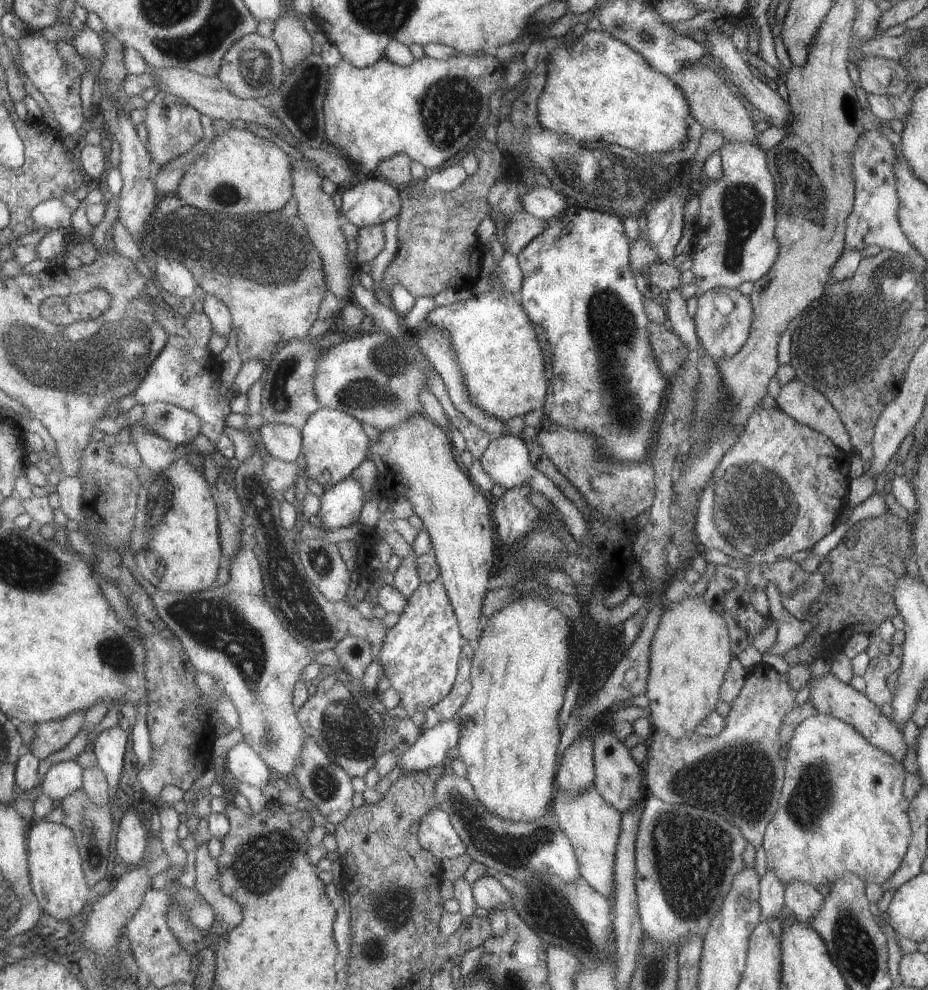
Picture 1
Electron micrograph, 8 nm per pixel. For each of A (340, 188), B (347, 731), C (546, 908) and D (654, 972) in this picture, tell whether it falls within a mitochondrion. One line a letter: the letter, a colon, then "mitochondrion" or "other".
A: other
B: mitochondrion
C: mitochondrion
D: mitochondrion

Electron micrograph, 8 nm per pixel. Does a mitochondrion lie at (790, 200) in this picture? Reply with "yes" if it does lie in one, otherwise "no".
yes

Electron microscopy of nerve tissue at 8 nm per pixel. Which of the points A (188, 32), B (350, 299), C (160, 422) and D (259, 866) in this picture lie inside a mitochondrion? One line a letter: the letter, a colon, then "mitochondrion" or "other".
A: mitochondrion
B: other
C: mitochondrion
D: mitochondrion

